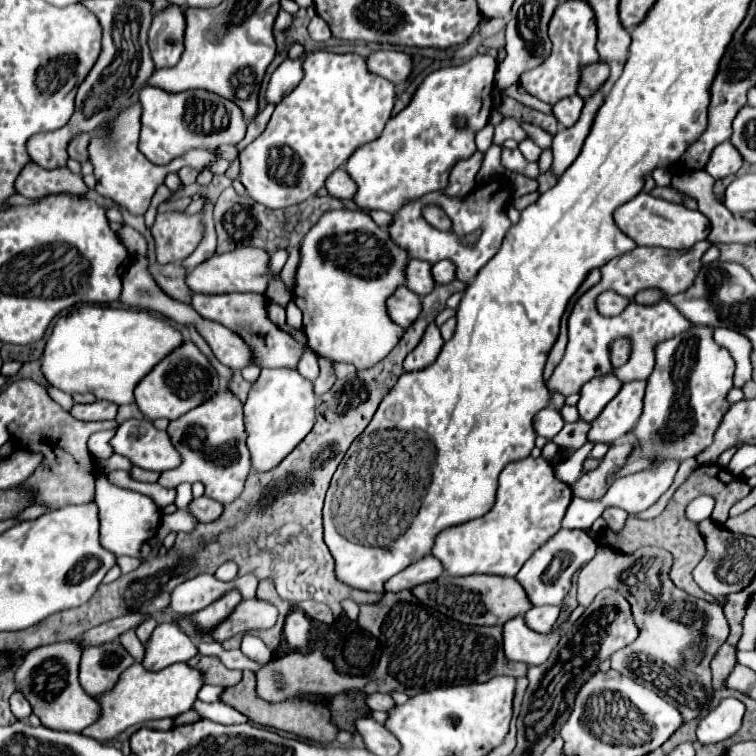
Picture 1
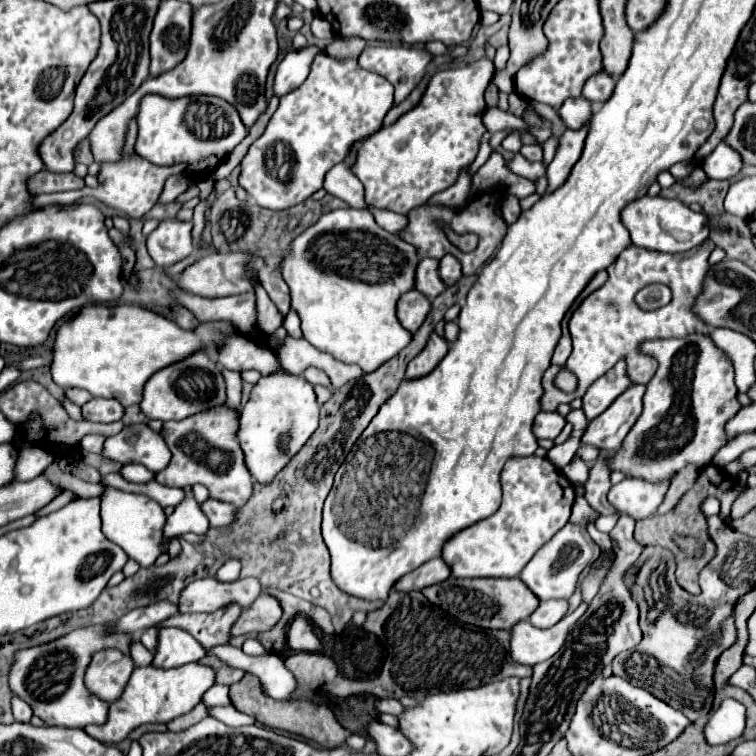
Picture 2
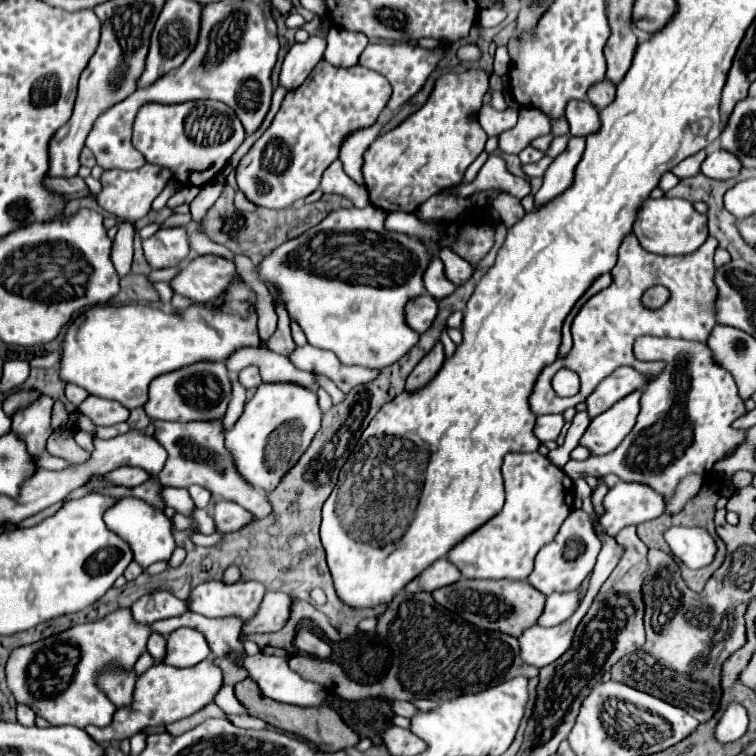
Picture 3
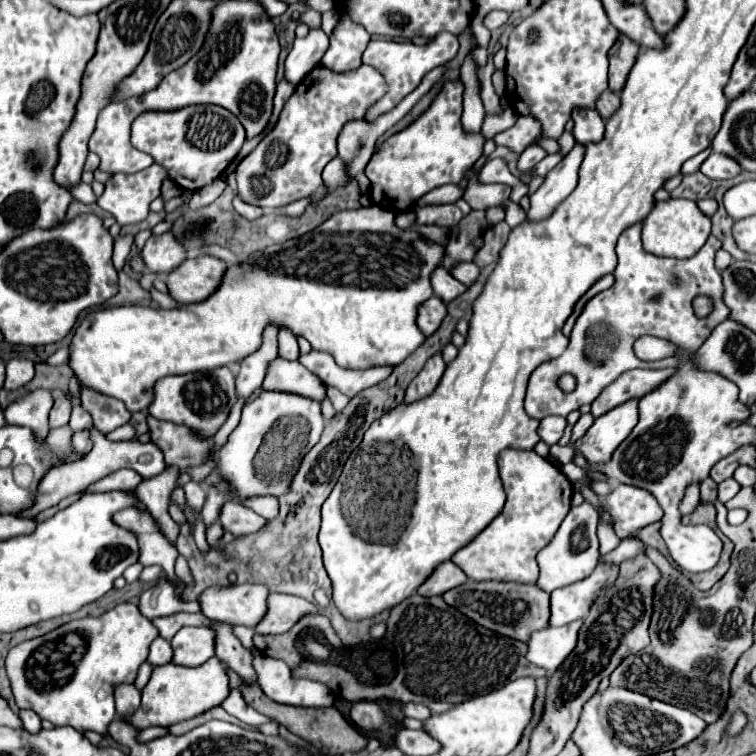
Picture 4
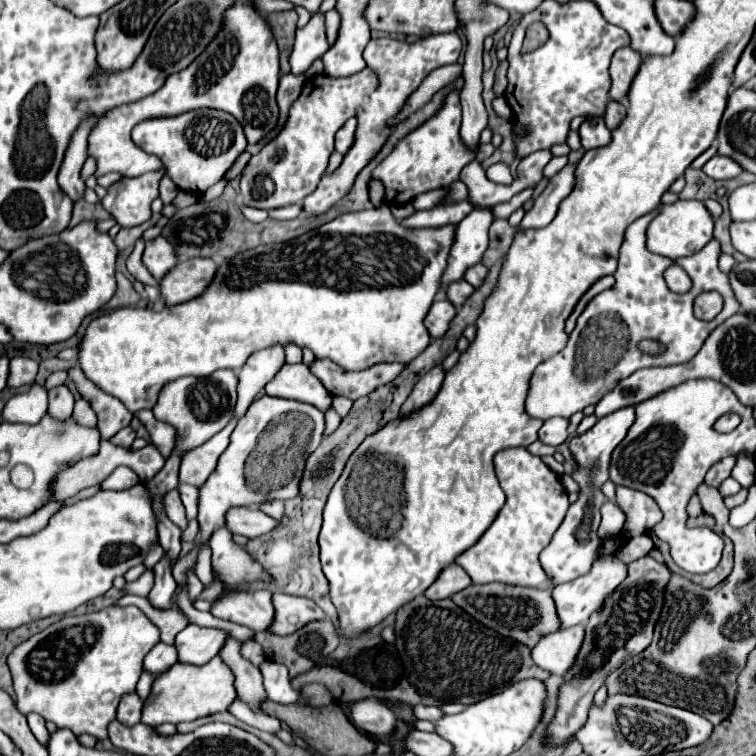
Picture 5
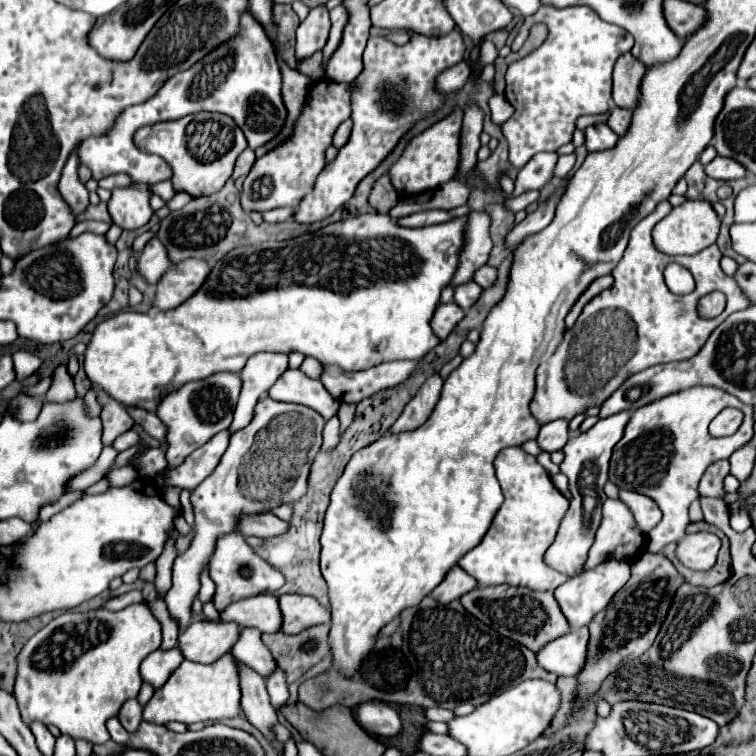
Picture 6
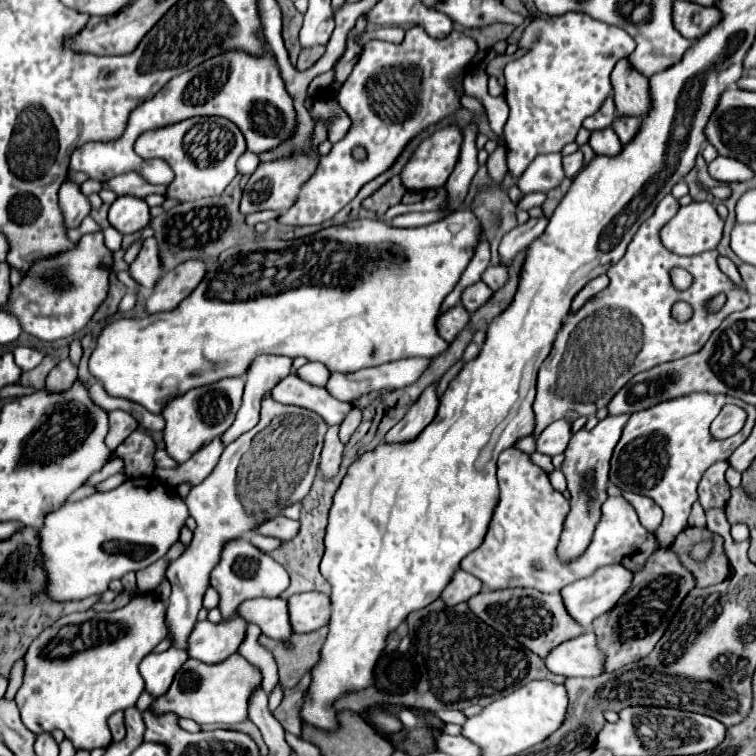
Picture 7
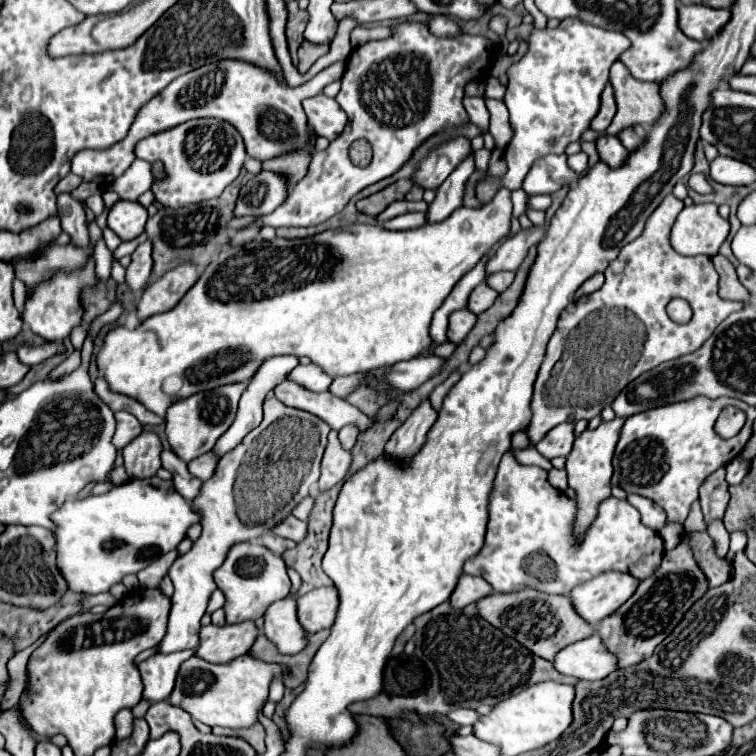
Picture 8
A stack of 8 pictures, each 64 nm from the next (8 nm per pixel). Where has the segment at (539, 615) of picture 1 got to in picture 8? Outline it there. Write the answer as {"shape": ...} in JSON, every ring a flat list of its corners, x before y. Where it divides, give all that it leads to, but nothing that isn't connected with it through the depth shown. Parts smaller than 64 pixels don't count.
{"shape":[[606,572,570,592,576,612,590,624,600,624,638,588,638,580,622,572]]}

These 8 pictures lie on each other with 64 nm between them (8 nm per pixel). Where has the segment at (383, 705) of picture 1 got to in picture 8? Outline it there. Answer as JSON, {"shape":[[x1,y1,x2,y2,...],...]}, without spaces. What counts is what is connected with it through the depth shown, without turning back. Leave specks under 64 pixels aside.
{"shape":[[458,708,458,710,450,712,448,718,454,720,456,724,460,724,460,726,466,726,466,724,472,726,474,720,480,720,480,714,474,708]]}

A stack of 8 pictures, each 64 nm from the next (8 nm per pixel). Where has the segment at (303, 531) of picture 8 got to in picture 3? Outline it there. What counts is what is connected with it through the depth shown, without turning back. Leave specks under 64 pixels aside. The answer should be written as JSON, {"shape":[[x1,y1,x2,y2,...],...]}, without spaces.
{"shape":[[218,500,218,504,214,504,214,520,220,532,236,532,244,528,244,524,252,524,256,516,238,504,232,504,230,500]]}

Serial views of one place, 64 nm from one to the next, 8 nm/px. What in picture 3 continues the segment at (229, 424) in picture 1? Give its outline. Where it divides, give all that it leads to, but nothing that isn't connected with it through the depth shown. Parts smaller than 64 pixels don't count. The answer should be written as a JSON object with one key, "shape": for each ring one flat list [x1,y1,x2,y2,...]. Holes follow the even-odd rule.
{"shape":[[154,420,154,438,164,446,168,452,168,460,158,474,160,482,166,486,178,486,178,488,188,488,192,484,204,486,206,490,212,492,212,496,232,500,240,504,242,508,250,510,254,516,264,518,268,512,272,512,272,504,268,504,268,498,262,490,248,486,238,472,234,470,230,454,224,450,224,430,220,422,162,422],[184,432,184,436,182,436],[184,442,184,444,182,444]]}

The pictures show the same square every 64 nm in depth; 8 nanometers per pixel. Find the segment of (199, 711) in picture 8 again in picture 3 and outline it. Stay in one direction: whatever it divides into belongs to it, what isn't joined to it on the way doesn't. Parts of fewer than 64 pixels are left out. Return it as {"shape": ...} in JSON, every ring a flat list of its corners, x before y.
{"shape":[[210,658,196,664,196,666,192,666,192,668,172,668,164,662,154,664,150,670,146,670,144,676,140,676,136,680,132,706,118,708,110,726,106,726,106,728,88,726,86,732,94,742,108,742,108,740,132,738,136,732,140,732,148,726,172,724,176,720,192,716,194,712,198,712,204,706,212,704,216,694,220,692,222,684,224,684,222,670]]}

